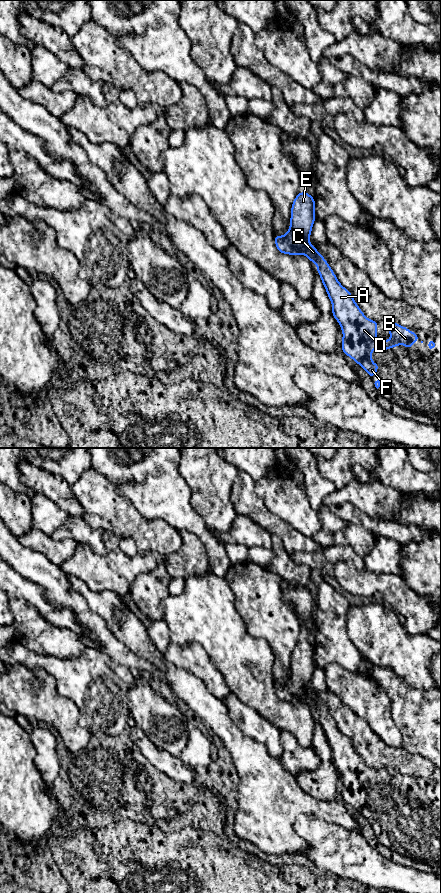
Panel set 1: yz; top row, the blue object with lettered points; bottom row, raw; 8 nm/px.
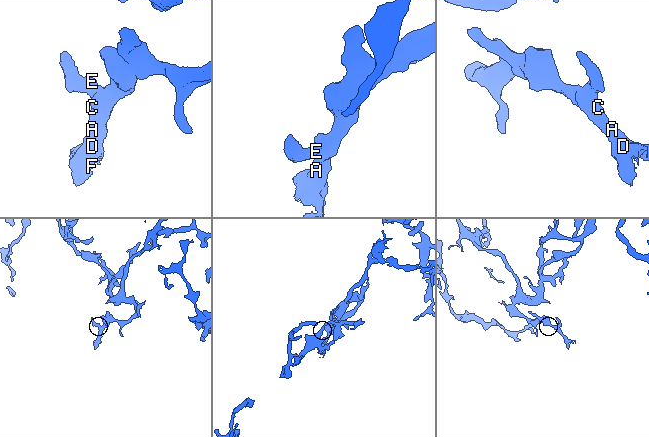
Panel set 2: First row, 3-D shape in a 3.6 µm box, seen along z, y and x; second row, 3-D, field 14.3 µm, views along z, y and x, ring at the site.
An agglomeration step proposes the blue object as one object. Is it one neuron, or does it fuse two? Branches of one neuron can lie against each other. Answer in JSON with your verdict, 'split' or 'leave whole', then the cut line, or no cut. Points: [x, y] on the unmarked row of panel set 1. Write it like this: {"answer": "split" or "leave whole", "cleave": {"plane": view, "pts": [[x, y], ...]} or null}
{"answer": "leave whole", "cleave": null}

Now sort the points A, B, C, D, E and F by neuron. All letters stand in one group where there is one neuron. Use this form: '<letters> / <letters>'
A B C D E F

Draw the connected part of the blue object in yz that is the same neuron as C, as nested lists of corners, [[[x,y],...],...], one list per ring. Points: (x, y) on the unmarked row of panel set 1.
[[[308,640],[298,641],[291,656],[290,676],[284,684],[275,682],[275,692],[280,701],[301,702],[317,713],[328,745],[332,750],[332,761],[340,771],[343,780],[342,798],[362,814],[370,825],[376,823],[379,812],[372,810],[372,798],[388,798],[403,792],[406,796],[419,788],[415,780],[392,770],[388,771],[391,787],[380,790],[377,787],[377,769],[369,768],[360,758],[351,741],[344,736],[317,697],[309,691],[315,669],[315,649]]]

